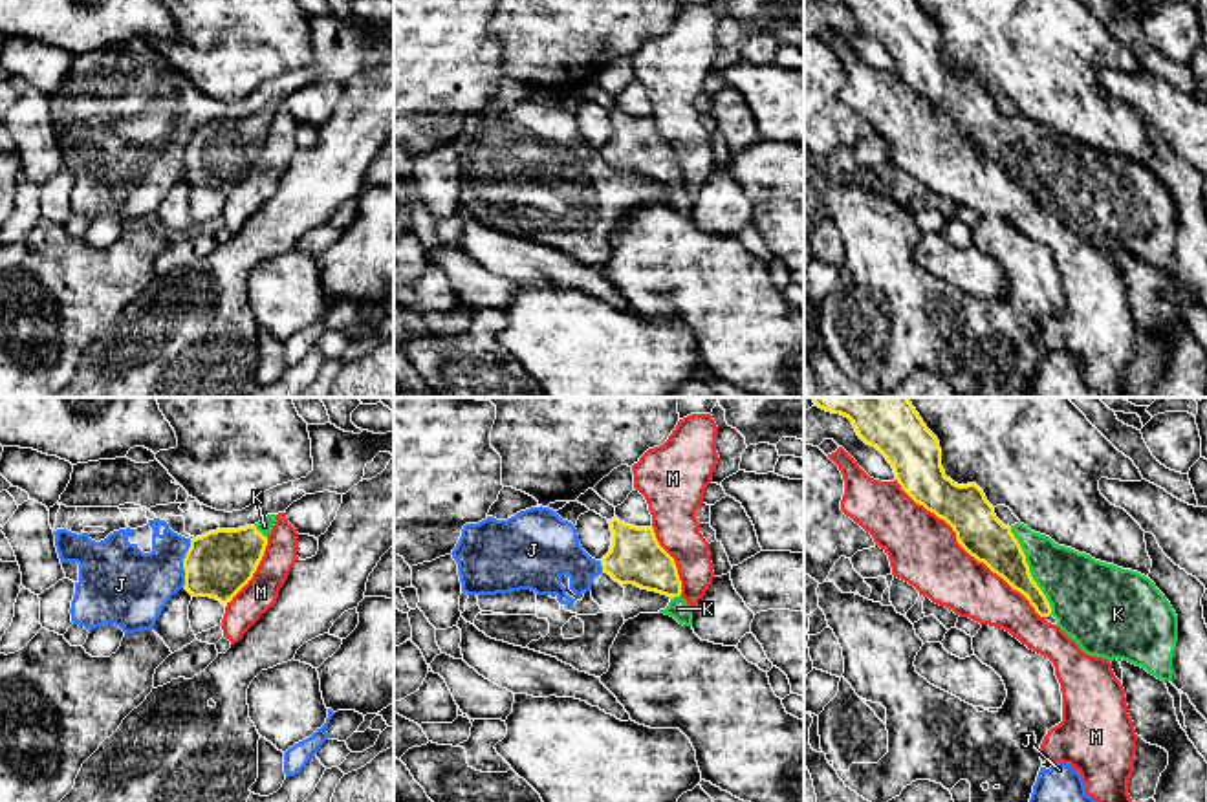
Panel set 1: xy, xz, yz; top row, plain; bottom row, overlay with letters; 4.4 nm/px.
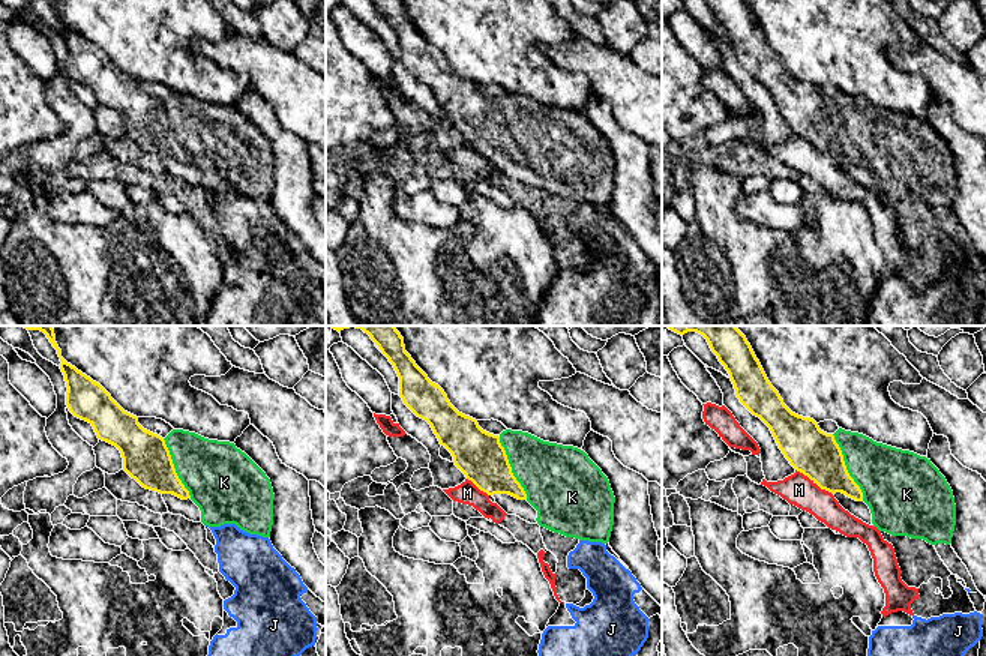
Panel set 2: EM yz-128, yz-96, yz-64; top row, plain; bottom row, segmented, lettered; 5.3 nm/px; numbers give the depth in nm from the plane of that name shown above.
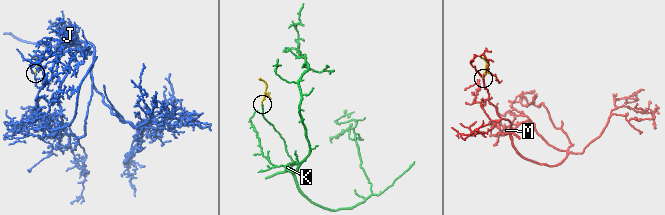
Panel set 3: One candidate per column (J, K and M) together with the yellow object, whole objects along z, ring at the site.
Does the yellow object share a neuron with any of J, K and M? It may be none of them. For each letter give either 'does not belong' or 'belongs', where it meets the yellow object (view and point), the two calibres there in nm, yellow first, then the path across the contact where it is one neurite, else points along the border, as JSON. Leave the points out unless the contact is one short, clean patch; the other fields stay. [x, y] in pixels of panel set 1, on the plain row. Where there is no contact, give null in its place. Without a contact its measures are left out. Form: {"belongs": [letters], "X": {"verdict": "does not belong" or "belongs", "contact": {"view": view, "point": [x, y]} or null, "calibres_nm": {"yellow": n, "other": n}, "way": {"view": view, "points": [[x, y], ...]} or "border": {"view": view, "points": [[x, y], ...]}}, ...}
{"belongs": ["K"], "J": {"verdict": "does not belong", "contact": {"view": "xy", "point": [184, 154]}, "calibres_nm": {"yellow": 300, "other": 320}}, "K": {"verdict": "belongs", "contact": {"view": "yz", "point": [1028, 162]}, "calibres_nm": {"yellow": 200, "other": 300}, "way": {"view": "yz", "points": [[984, 127], [1008, 141], [1028, 162], [1044, 162], [1081, 180]]}}, "M": {"verdict": "does not belong", "contact": {"view": "yz", "point": [966, 140]}, "calibres_nm": {"yellow": 200, "other": 300}}}

